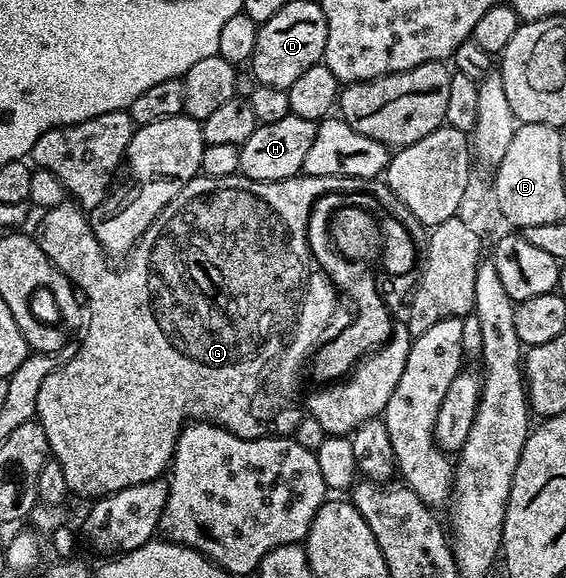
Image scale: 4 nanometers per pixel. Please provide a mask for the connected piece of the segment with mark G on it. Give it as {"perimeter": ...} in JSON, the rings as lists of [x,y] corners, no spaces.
{"perimeter":[[[198,175],[190,183],[186,183],[186,187],[182,187],[182,191],[178,191],[174,200],[154,218],[148,230],[141,235],[133,247],[132,252],[127,254],[123,262],[125,265],[121,269],[115,269],[111,265],[113,262],[109,254],[104,252],[104,248],[100,246],[94,235],[91,220],[75,201],[65,199],[62,203],[58,203],[58,207],[50,207],[39,214],[40,226],[34,230],[36,242],[42,247],[46,259],[50,259],[54,267],[62,271],[62,275],[72,282],[86,302],[84,342],[81,343],[80,350],[65,365],[57,364],[52,373],[46,375],[45,382],[38,390],[36,404],[35,420],[39,421],[46,431],[49,454],[62,467],[62,475],[66,475],[69,494],[76,496],[77,493],[80,497],[97,499],[161,476],[173,464],[176,440],[180,437],[180,430],[189,424],[190,419],[203,419],[211,421],[213,425],[222,425],[239,437],[260,437],[260,425],[252,421],[251,413],[248,412],[248,406],[252,401],[252,389],[256,389],[256,369],[260,369],[260,365],[264,365],[264,361],[268,361],[268,357],[276,353],[276,345],[280,345],[280,337],[284,337],[284,329],[288,329],[288,321],[292,321],[292,301],[298,301],[296,289],[300,289],[300,281],[304,281],[304,269],[314,269],[311,247],[308,246],[307,241],[307,225],[312,205],[327,193],[350,194],[357,191],[367,191],[371,200],[376,205],[380,204],[388,212],[386,214],[389,218],[400,221],[402,227],[409,232],[410,239],[416,244],[417,250],[427,250],[429,226],[423,225],[421,221],[414,219],[414,215],[410,215],[402,199],[398,199],[398,195],[390,191],[387,181],[374,177],[358,179],[357,177],[297,175],[281,181],[255,181],[243,175],[235,177]]]}

